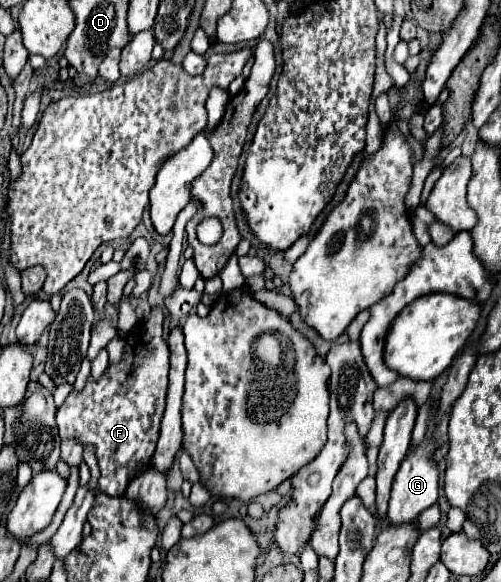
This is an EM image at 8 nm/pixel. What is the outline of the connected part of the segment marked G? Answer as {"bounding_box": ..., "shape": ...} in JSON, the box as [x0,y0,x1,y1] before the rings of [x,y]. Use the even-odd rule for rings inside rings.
{"bounding_box":[388,439,438,525],"shape":[[[424,439],[422,445],[414,451],[408,451],[406,459],[402,461],[400,471],[392,485],[392,497],[390,497],[390,505],[388,505],[388,523],[390,525],[414,523],[424,509],[428,509],[436,503],[436,499],[438,499],[438,467],[432,461],[432,453],[434,453],[434,443]]]}

